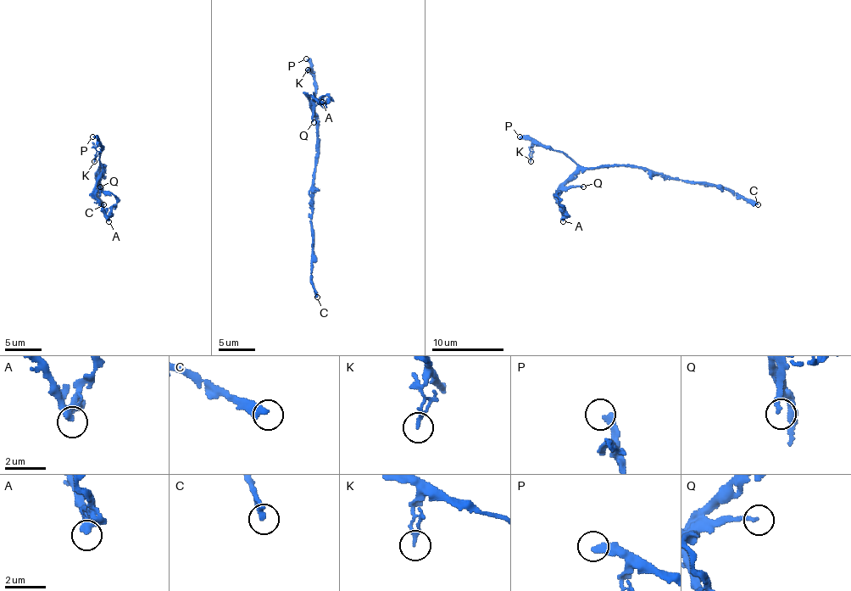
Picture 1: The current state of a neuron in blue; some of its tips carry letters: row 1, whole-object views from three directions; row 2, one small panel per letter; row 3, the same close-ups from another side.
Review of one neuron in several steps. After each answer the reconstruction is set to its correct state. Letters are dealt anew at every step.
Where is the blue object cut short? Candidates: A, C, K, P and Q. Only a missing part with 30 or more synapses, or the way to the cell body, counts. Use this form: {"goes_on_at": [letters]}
{"goes_on_at": ["C"]}

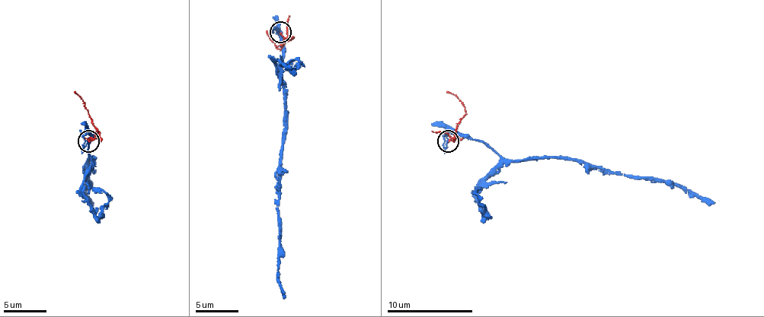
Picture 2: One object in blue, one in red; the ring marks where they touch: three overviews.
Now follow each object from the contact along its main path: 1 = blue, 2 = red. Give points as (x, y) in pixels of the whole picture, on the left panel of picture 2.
1: (88, 142), (86, 134), (88, 134), (88, 155), (93, 159), (86, 172), (86, 195), (93, 204)
2: (88, 142), (99, 135), (88, 110), (74, 90)

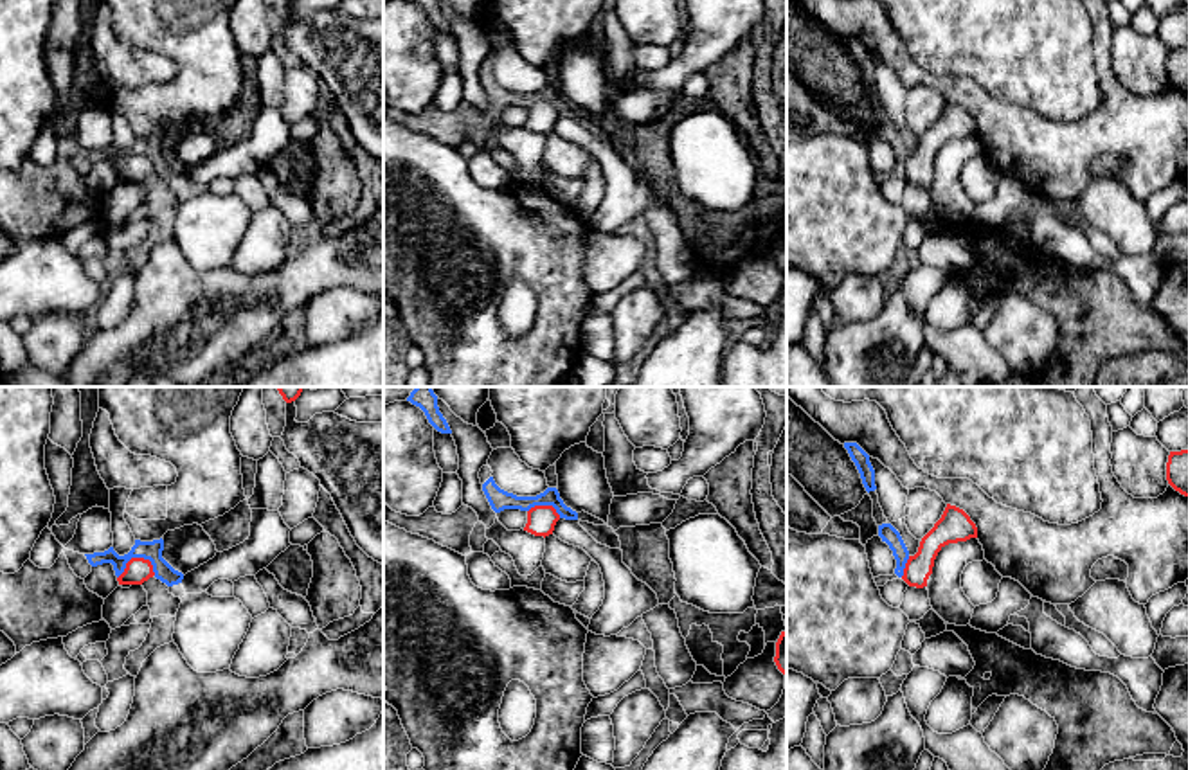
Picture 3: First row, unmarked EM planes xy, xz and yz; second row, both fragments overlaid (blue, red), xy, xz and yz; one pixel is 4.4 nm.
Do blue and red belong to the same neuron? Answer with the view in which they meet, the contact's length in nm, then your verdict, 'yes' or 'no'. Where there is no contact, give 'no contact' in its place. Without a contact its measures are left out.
contact in xy; length 180 nm; no

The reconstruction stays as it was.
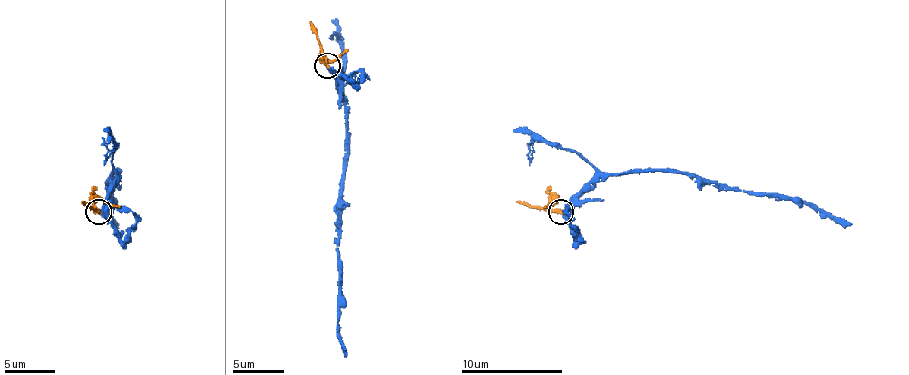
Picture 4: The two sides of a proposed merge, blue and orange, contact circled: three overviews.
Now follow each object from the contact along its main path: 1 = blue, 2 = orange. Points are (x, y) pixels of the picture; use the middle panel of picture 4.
1: (326, 65), (333, 75), (346, 106), (346, 170), (338, 233), (338, 340), (346, 356)
2: (326, 65), (318, 34), (310, 22)

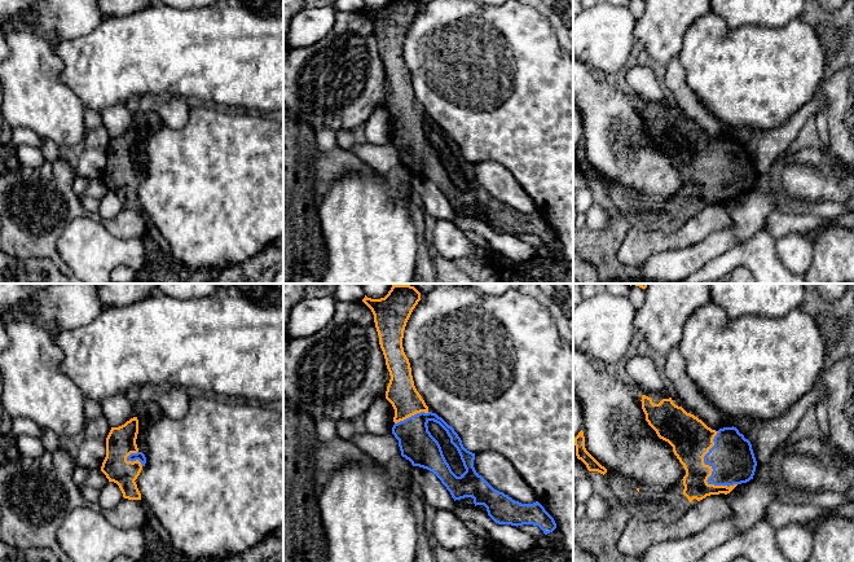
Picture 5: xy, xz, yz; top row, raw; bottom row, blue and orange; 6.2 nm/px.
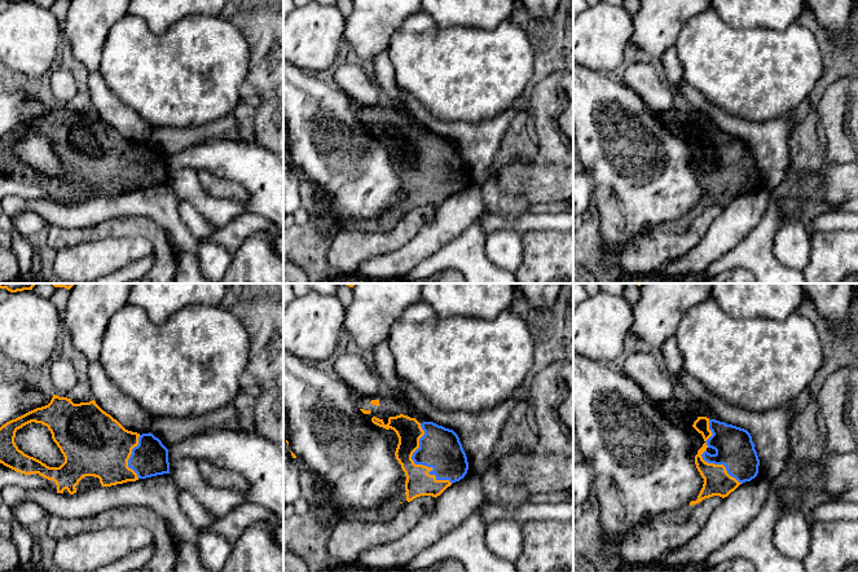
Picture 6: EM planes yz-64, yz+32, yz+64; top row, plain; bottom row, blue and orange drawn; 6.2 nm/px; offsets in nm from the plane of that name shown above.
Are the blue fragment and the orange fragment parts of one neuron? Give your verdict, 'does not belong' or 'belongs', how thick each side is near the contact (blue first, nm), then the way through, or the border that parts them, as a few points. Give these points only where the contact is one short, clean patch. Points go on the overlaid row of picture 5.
belongs | 280/260 nm

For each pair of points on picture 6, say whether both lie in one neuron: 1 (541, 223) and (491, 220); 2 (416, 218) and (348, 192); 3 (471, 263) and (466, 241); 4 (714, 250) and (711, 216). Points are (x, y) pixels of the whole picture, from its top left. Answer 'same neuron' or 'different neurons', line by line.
1: same neuron
2: different neurons
3: same neuron
4: different neurons

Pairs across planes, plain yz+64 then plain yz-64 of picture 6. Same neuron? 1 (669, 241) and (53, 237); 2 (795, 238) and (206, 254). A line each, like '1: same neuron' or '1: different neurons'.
1: same neuron
2: same neuron

